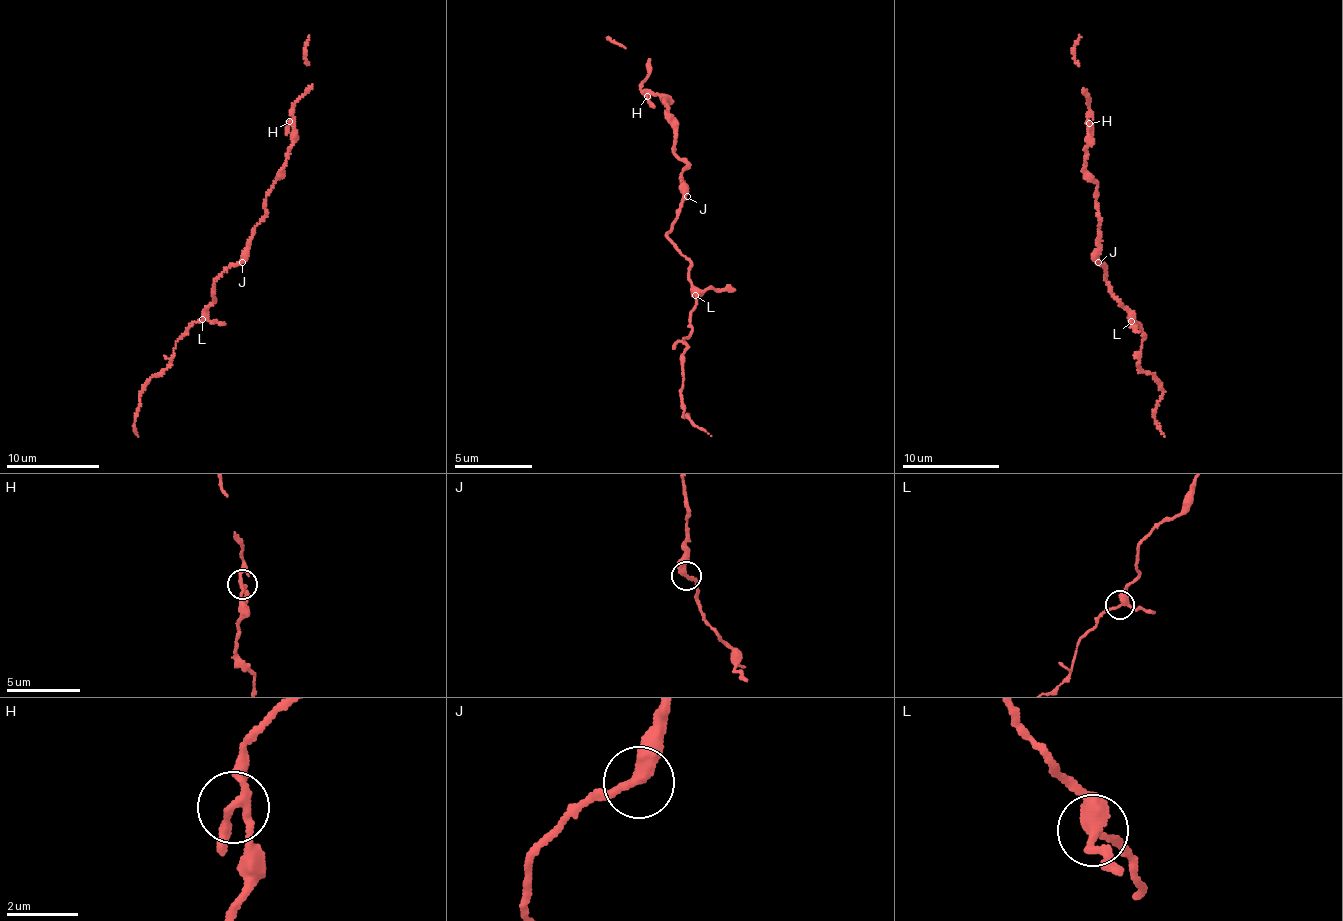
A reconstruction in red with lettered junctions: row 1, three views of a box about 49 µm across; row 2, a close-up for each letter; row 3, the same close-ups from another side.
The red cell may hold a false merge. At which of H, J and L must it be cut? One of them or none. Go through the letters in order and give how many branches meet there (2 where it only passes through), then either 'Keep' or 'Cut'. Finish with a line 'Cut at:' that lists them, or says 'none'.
H: Branches: 3. Keep
J: Branches: 2. Keep
L: Branches: 3. Keep
Cut at: none

